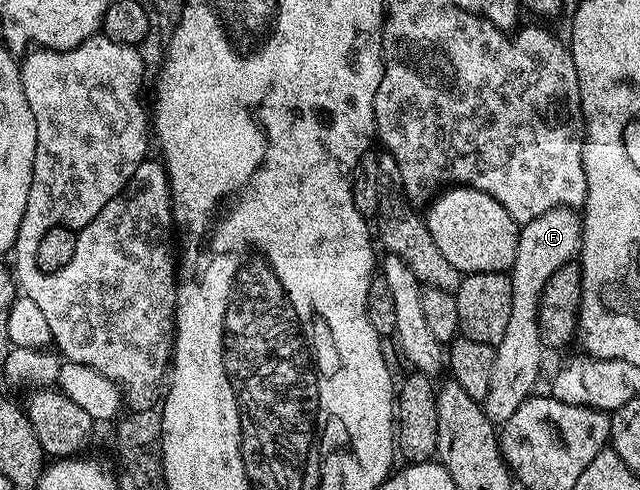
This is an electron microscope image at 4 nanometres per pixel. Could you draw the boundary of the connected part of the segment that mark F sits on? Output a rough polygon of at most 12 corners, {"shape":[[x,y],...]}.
{"shape":[[582,216],[521,224],[512,317],[494,347],[484,410],[501,425],[535,394],[544,285],[582,249]]}

